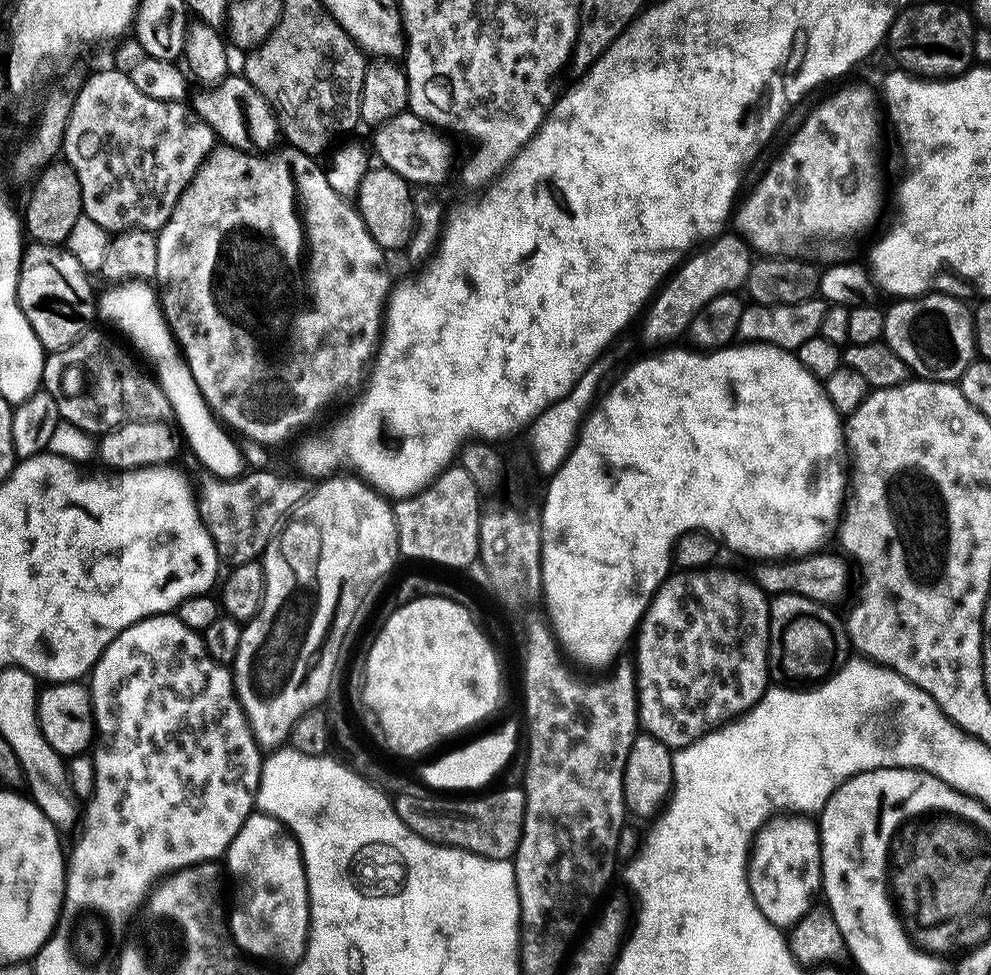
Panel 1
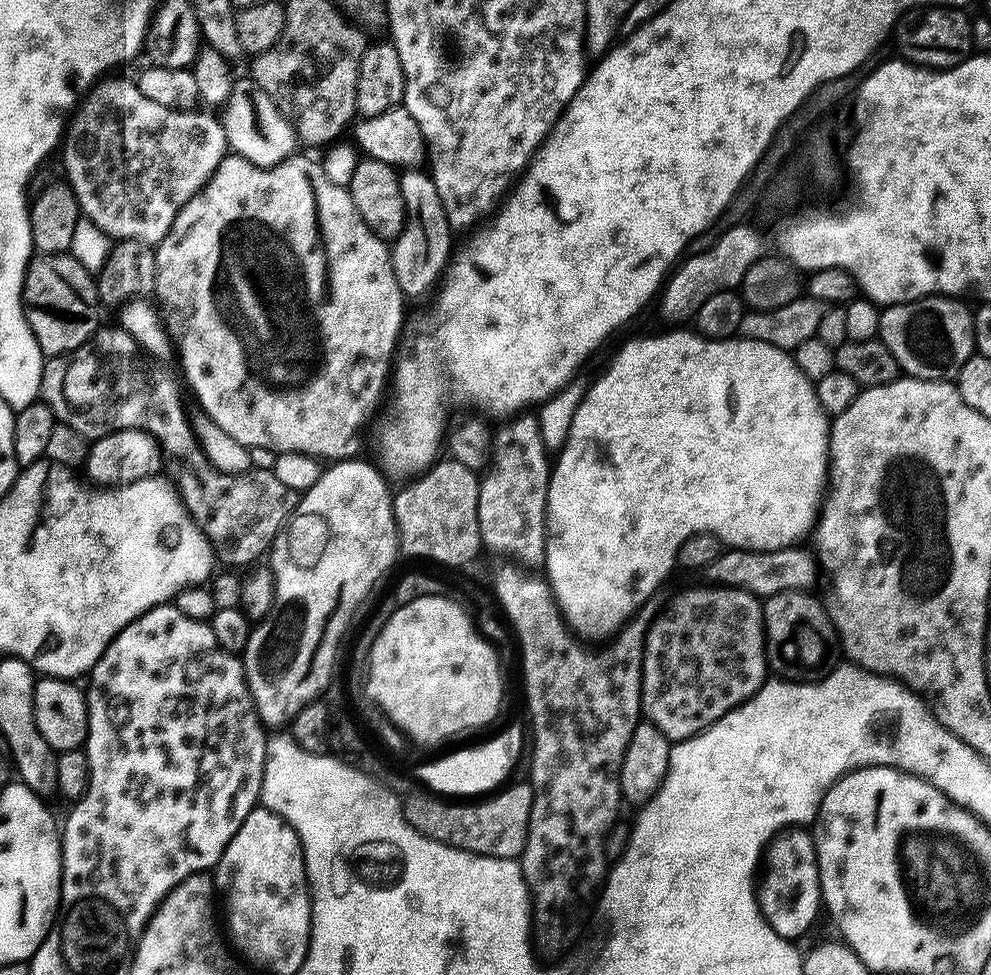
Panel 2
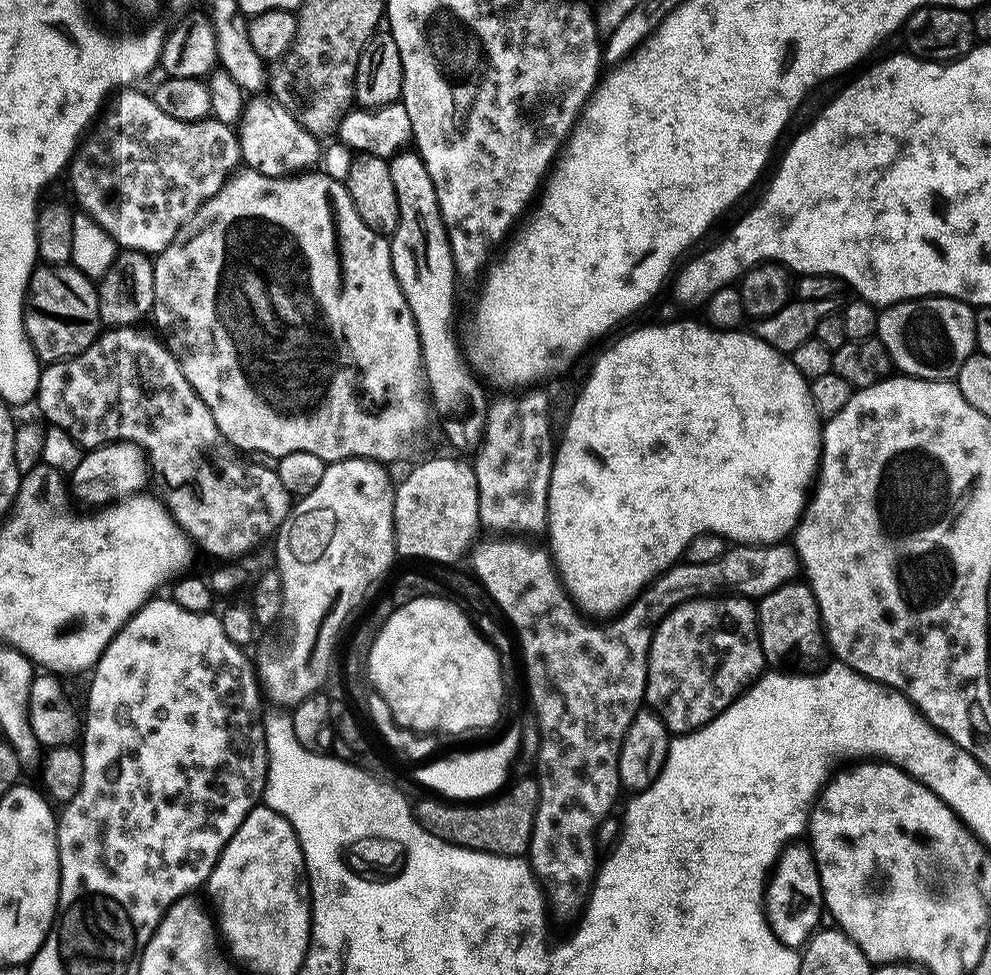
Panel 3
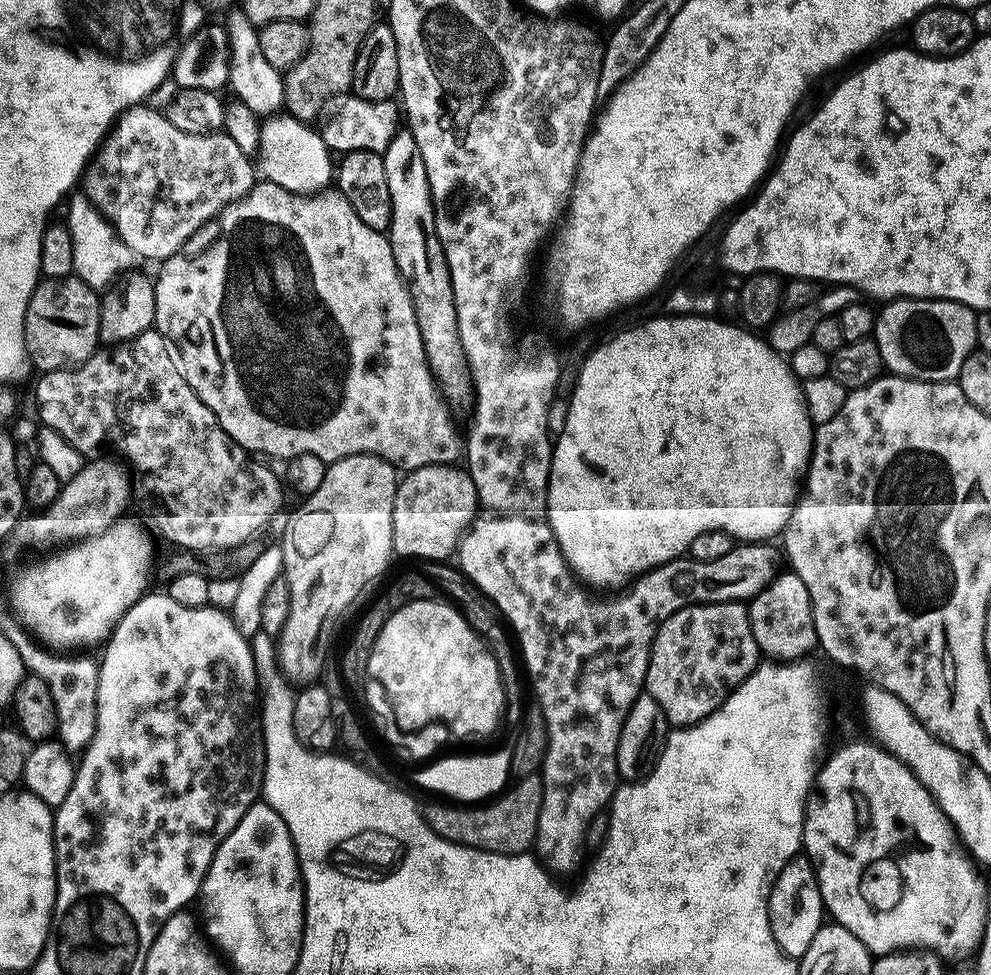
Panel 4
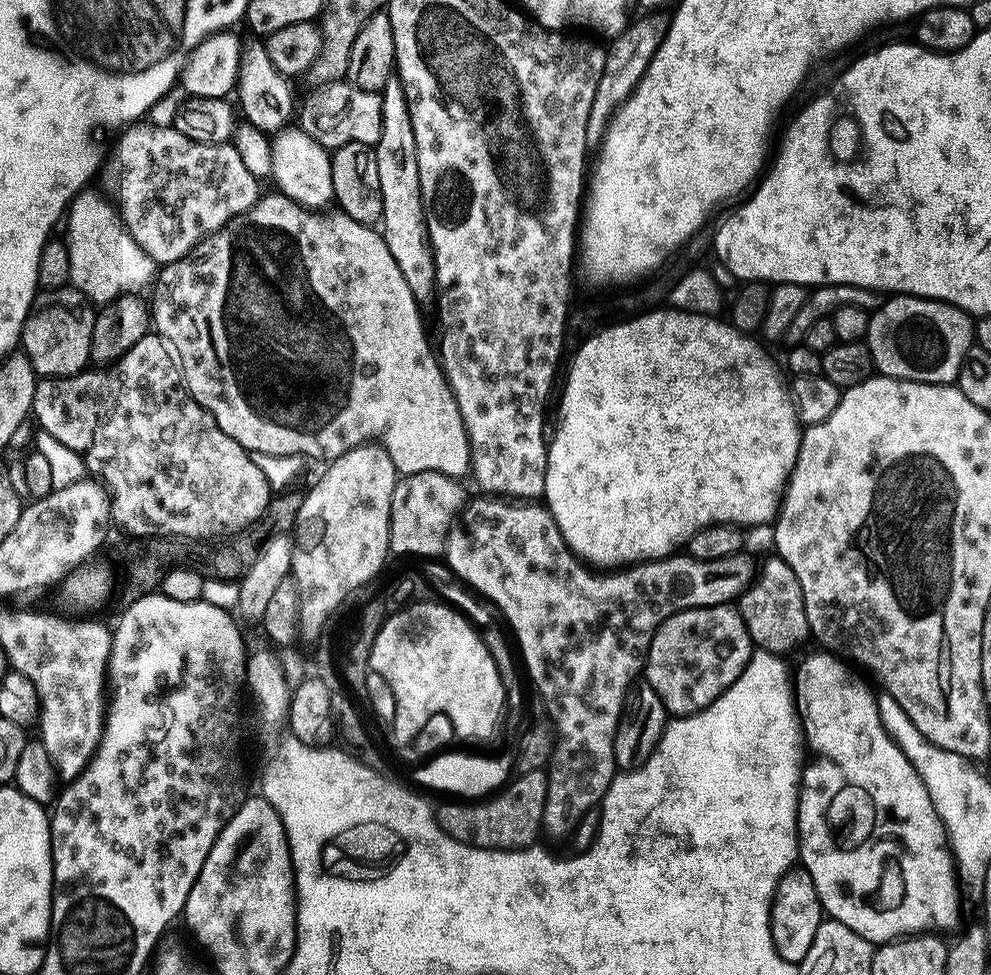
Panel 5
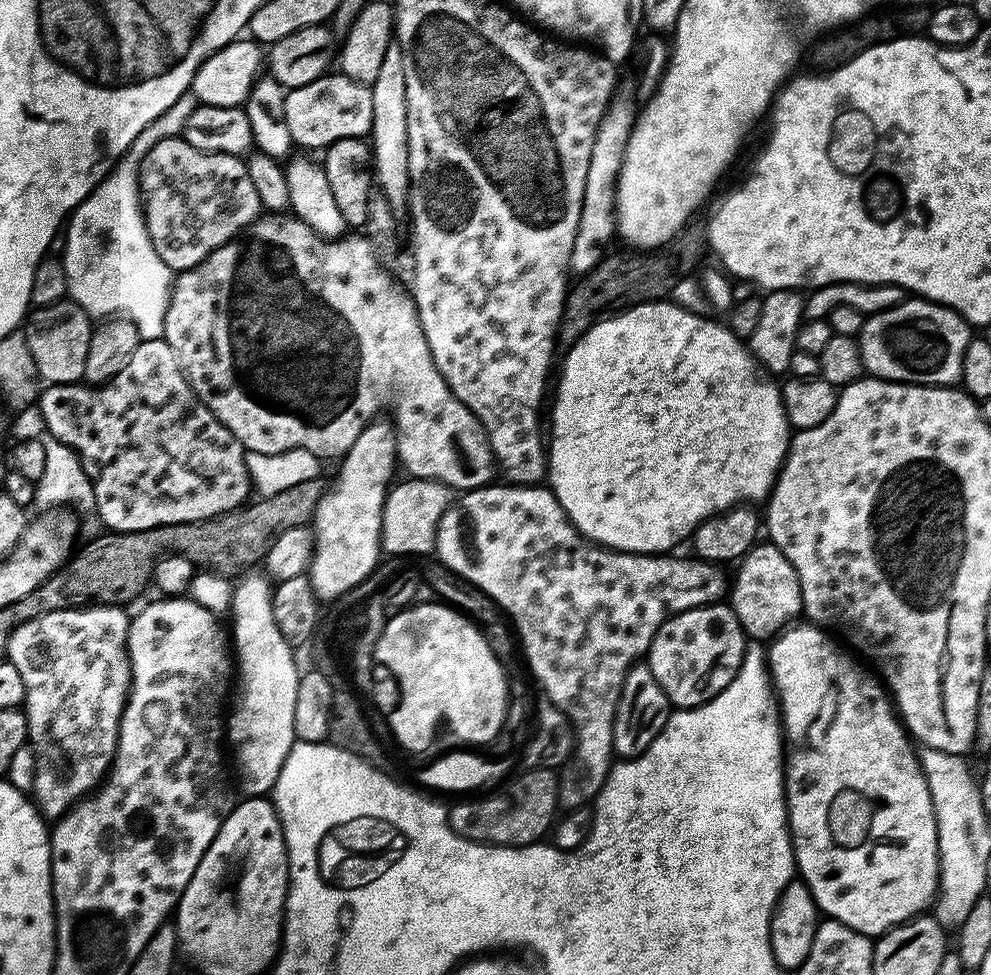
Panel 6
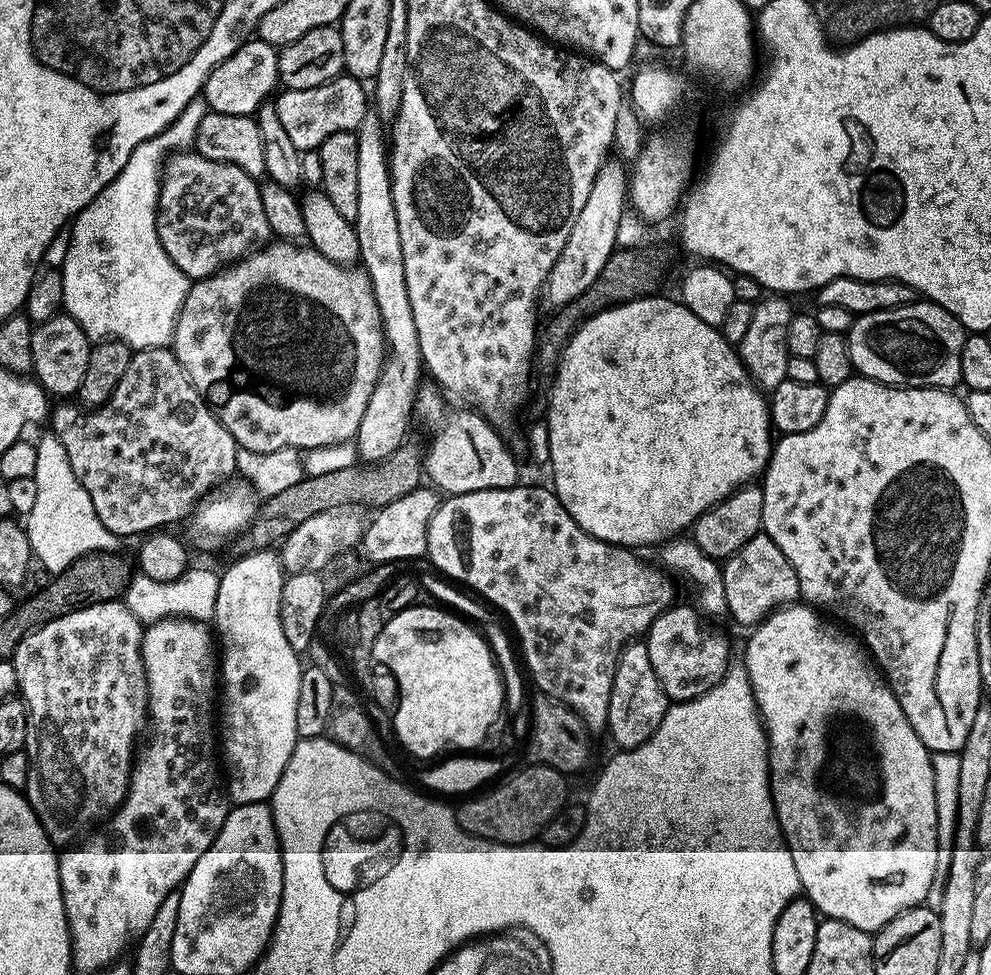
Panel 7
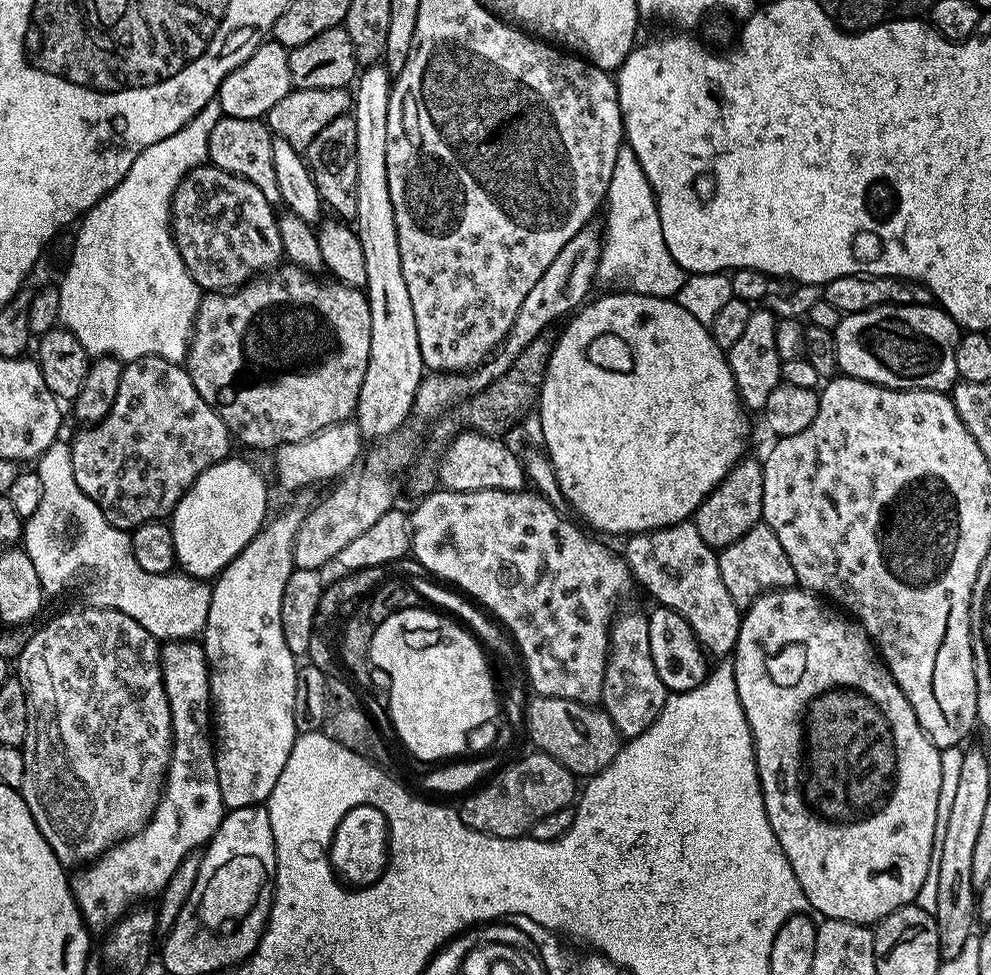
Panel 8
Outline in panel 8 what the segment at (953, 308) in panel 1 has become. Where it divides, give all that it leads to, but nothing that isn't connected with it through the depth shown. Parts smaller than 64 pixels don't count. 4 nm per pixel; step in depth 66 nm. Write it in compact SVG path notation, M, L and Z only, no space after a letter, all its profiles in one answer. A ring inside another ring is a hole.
M883 304L865 312L841 315L834 330L836 367L843 375L853 376L884 388L929 388L931 392L947 393L957 383L954 350L962 329L943 308L927 304Z

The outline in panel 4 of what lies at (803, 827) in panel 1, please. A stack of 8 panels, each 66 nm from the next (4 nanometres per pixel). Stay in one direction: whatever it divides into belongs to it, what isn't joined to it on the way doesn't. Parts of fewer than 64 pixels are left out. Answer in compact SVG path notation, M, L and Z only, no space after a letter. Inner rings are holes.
M807 858L791 860L773 880L768 895L768 921L774 942L778 942L778 946L786 955L793 958L802 957L806 954L806 950L810 950L810 942L814 942L814 934L818 934L825 920L824 899L811 860Z

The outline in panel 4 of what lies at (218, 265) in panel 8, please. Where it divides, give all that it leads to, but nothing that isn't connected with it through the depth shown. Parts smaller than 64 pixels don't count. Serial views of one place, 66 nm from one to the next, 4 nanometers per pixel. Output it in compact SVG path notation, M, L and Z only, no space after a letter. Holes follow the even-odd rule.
M148 107L129 108L119 120L115 121L114 127L105 136L104 143L99 146L96 155L92 157L88 167L84 169L82 192L111 221L120 239L137 257L145 256L148 260L163 262L169 260L173 254L181 251L187 245L190 239L189 234L196 234L200 228L200 216L219 217L228 205L244 199L252 191L254 177L252 177L252 164L248 161L251 160L249 153L238 150L238 142L234 142L234 138L230 138L226 134L186 134L182 130L178 130L178 126L171 124L163 111L155 112L154 109Z

